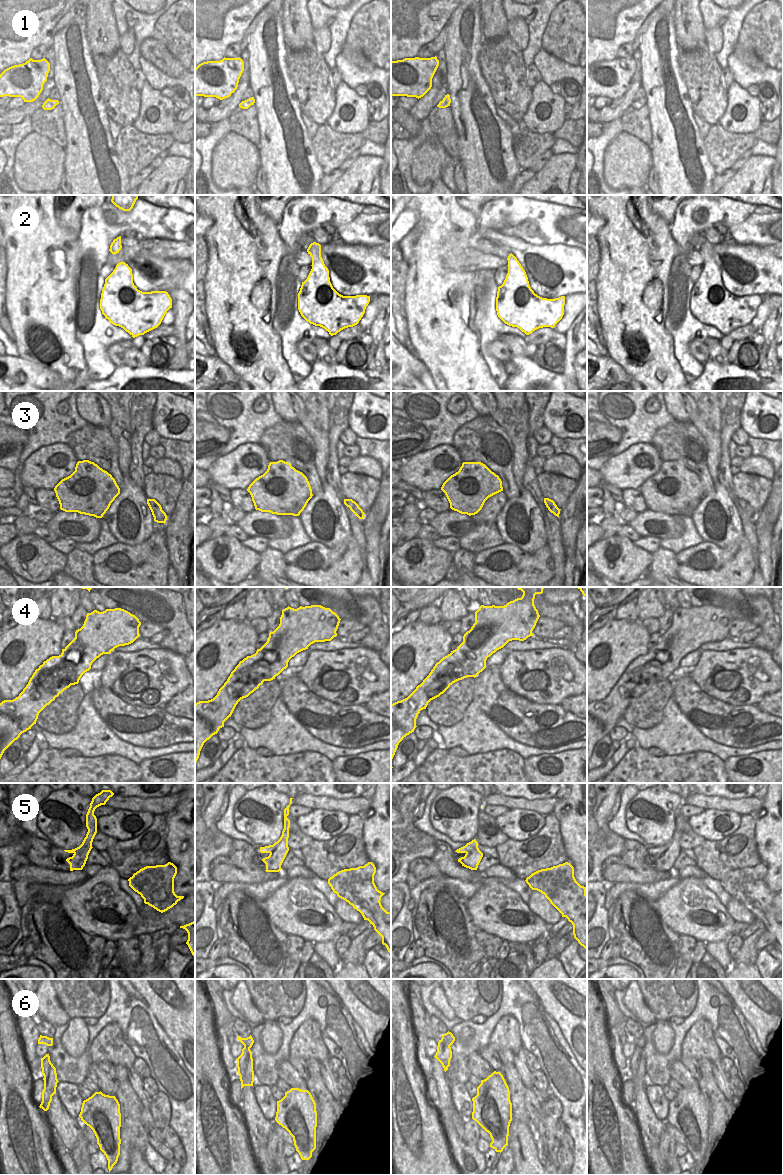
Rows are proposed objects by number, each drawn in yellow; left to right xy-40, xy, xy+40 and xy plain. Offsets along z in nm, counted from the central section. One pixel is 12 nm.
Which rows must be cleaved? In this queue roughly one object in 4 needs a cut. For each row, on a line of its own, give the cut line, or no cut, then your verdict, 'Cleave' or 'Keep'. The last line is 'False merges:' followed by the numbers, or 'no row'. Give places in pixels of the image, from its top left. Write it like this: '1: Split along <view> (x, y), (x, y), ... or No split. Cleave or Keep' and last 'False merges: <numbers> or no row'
1: No split. Keep
2: No split. Keep
3: No split. Keep
4: No split. Keep
5: Split along xy (287, 851), (274, 848), (269, 852). Cleave
6: Split along xy+40 (439, 1041), (449, 1046). Cleave
False merges: 5, 6

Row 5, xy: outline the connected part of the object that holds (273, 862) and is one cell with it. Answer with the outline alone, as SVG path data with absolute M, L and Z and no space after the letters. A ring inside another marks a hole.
M278 848L270 852L268 857L262 859L266 864L266 872L279 872L281 870L281 865L288 852L279 850Z

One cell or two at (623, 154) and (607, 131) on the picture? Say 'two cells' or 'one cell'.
two cells

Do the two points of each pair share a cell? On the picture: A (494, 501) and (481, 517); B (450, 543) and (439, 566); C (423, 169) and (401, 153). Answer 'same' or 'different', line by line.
A: same
B: different
C: different

